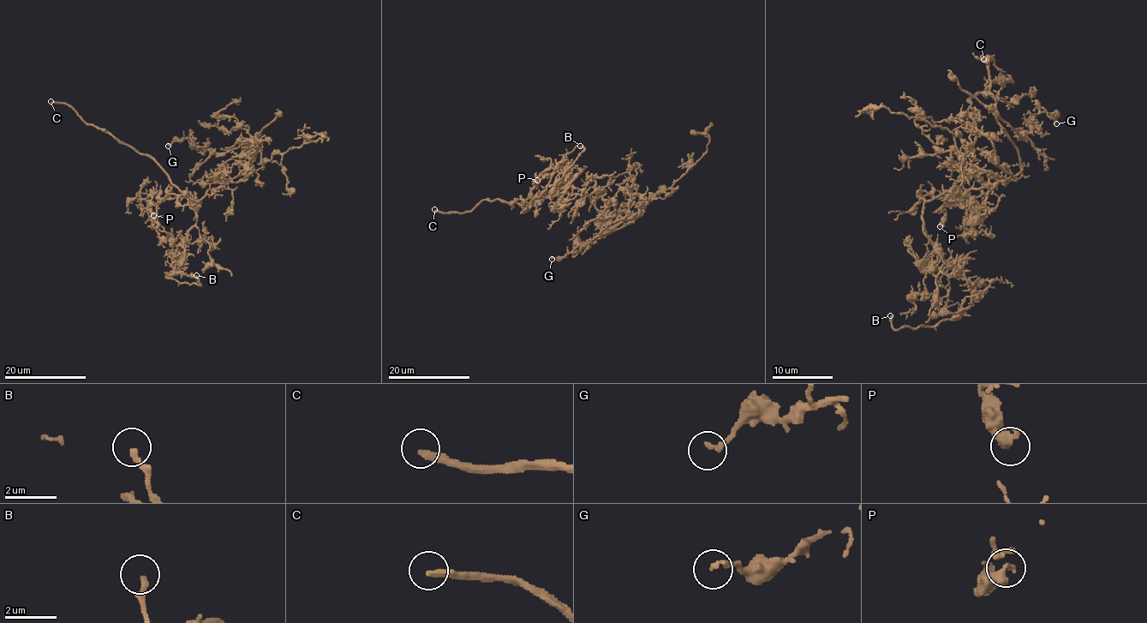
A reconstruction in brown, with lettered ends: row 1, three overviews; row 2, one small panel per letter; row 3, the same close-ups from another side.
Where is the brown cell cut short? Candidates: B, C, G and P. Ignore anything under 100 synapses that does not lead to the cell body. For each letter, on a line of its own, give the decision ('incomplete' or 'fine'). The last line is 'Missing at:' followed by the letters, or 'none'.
B: fine
C: incomplete
G: fine
P: fine
Missing at: C

